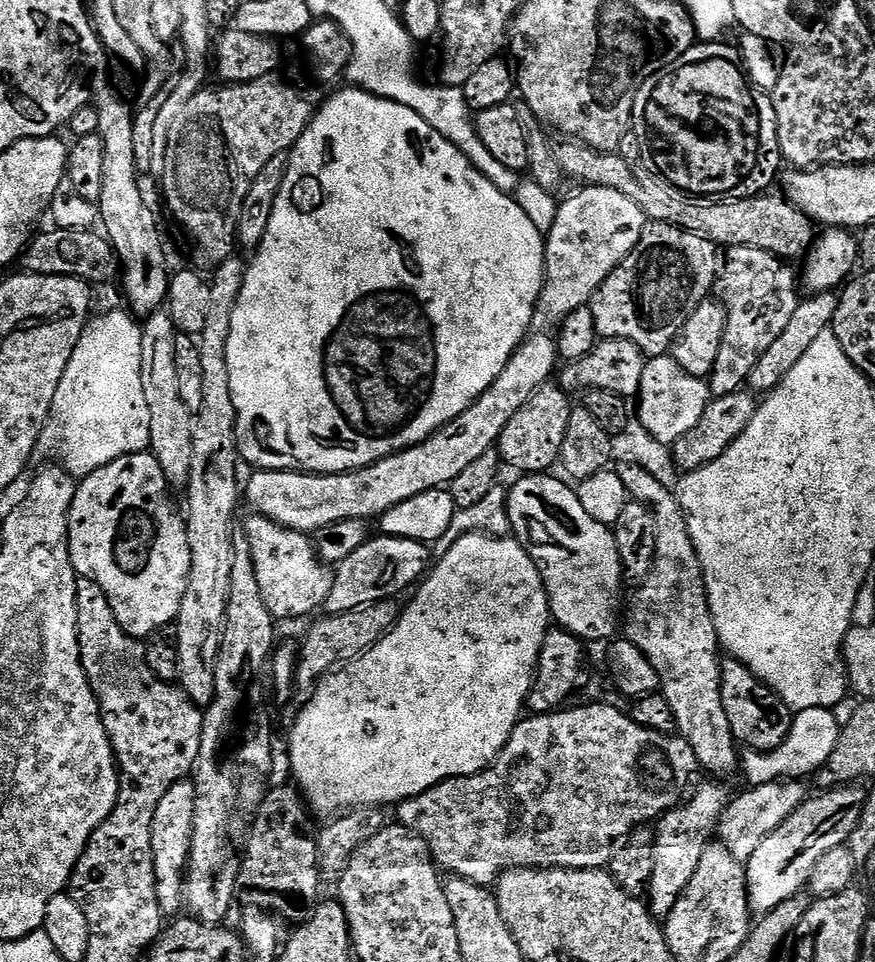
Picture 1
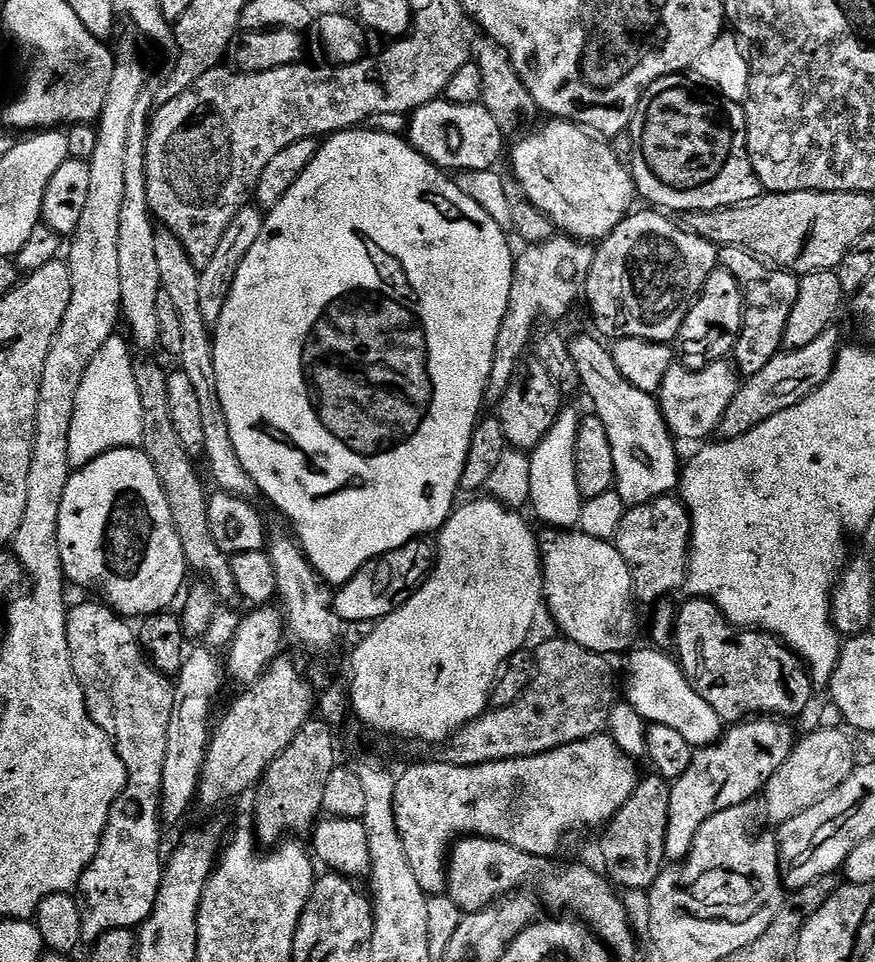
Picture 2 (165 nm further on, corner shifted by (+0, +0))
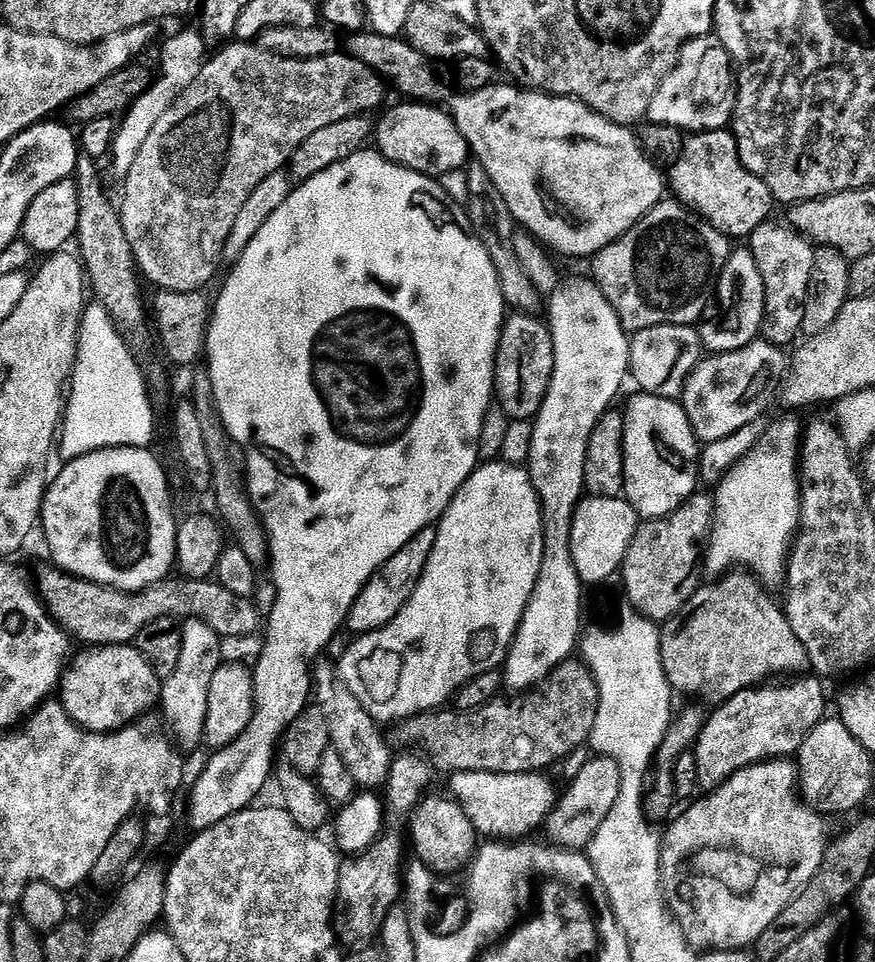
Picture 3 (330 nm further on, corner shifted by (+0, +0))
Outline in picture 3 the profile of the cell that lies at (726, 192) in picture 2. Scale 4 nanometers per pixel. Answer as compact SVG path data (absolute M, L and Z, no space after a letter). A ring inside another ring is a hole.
M724 130L692 134L683 141L683 148L671 165L670 192L685 208L708 221L726 237L747 238L758 226L769 223L774 207L772 192L740 163L735 135Z

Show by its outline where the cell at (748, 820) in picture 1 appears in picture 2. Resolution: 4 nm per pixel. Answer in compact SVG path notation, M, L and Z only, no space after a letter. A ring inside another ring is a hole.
M826 728L810 733L795 743L792 749L790 758L779 767L779 770L774 777L770 778L766 788L762 793L762 801L766 808L767 818L774 823L774 826L779 826L786 821L796 817L797 814L812 808L814 804L826 798L832 791L836 790L842 782L846 781L850 773L856 767L858 759L851 740L847 734L834 728Z

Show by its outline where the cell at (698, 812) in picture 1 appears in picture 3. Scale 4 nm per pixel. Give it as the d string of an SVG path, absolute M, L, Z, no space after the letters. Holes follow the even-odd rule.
M819 679L788 682L785 688L757 686L739 692L725 704L719 705L708 721L703 721L700 737L696 739L694 751L698 762L698 785L705 793L714 792L735 774L752 764L763 764L766 760L792 758L799 753L800 747L809 734L825 719L824 688Z

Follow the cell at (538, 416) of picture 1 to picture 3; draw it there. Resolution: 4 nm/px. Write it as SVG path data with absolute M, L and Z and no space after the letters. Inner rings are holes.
M512 314L505 319L504 329L500 331L500 345L496 351L496 386L494 389L498 407L506 413L509 421L531 421L539 414L543 400L554 374L554 342L549 325L543 319L523 314Z

